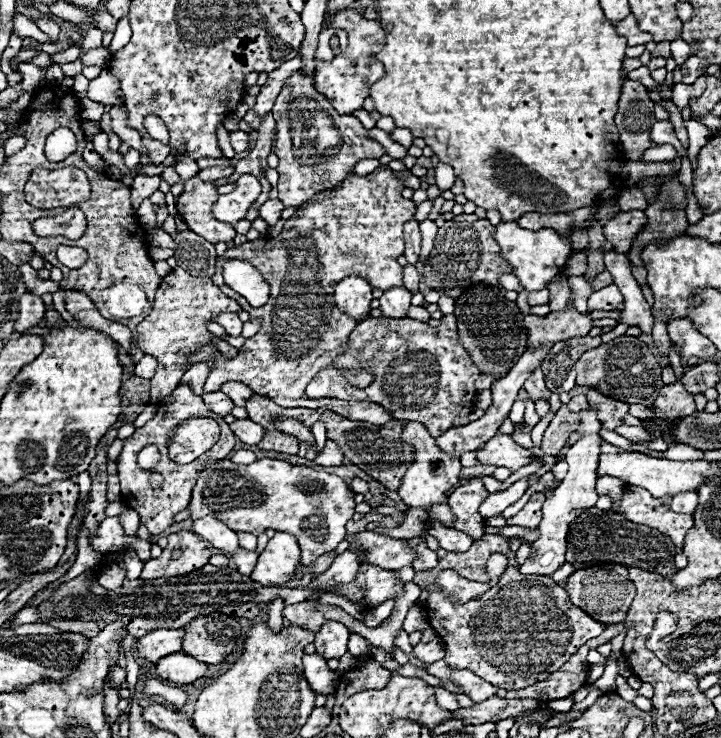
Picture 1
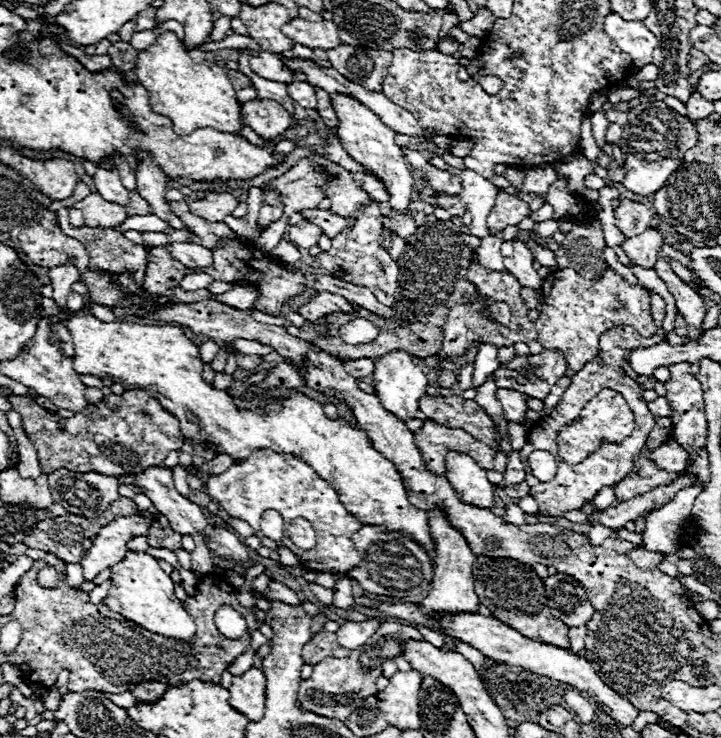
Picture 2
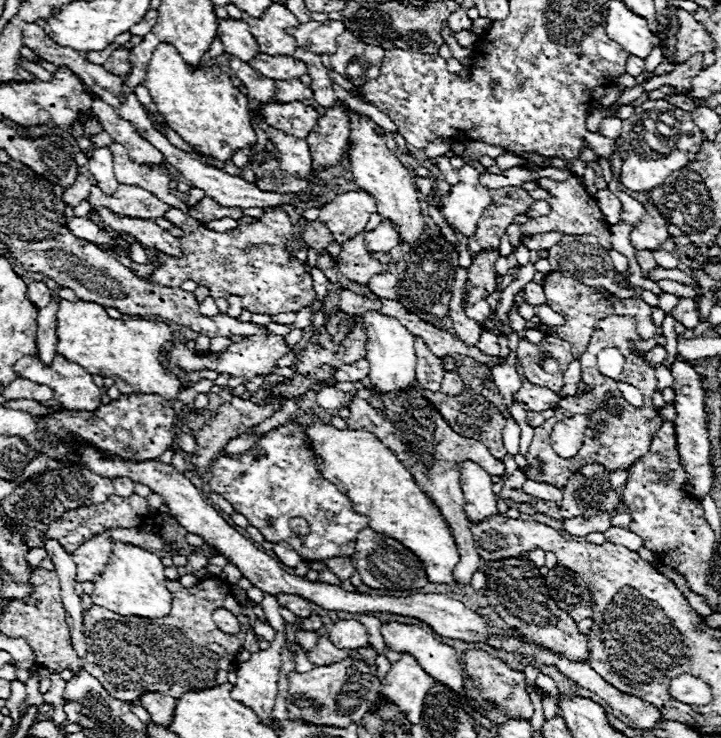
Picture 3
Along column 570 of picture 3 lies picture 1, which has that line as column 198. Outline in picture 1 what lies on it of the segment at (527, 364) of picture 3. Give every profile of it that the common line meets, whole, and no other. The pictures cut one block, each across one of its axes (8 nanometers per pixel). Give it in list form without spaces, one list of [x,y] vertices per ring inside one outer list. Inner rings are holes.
[[[380,166],[378,170],[374,170],[372,174],[368,174],[364,178],[350,174],[342,182],[340,188],[320,192],[312,200],[308,200],[308,204],[304,204],[300,210],[296,210],[296,214],[290,220],[286,220],[286,228],[282,230],[282,234],[278,238],[252,240],[252,242],[246,242],[244,246],[230,248],[222,256],[216,258],[212,282],[228,298],[234,298],[236,302],[240,302],[242,310],[246,310],[252,318],[262,318],[262,328],[258,330],[256,336],[246,340],[246,344],[240,348],[240,356],[234,360],[226,360],[222,354],[218,354],[218,358],[212,358],[210,350],[192,354],[192,364],[200,362],[200,360],[208,360],[214,366],[214,370],[206,378],[204,392],[218,392],[220,386],[226,382],[244,382],[256,394],[274,400],[282,408],[304,408],[304,406],[306,408],[324,408],[324,410],[328,408],[348,420],[364,420],[364,422],[370,422],[376,426],[392,420],[392,416],[388,412],[384,412],[384,408],[380,408],[380,404],[338,399],[327,401],[327,398],[310,399],[304,394],[304,390],[306,390],[308,382],[316,376],[316,372],[320,372],[322,368],[328,368],[328,364],[332,364],[340,354],[344,354],[348,350],[348,336],[356,326],[356,322],[352,318],[344,316],[344,312],[340,312],[332,304],[332,292],[334,292],[336,282],[340,282],[346,276],[362,276],[372,284],[373,288],[402,288],[404,286],[402,284],[402,266],[396,262],[396,258],[400,254],[404,254],[402,226],[414,218],[416,206],[412,200],[406,200],[400,196],[402,190],[404,190],[402,182],[394,176],[394,172],[388,166]],[[228,258],[246,260],[262,272],[262,276],[266,278],[266,282],[272,288],[270,300],[264,306],[252,308],[240,294],[236,294],[222,282],[222,264]]]

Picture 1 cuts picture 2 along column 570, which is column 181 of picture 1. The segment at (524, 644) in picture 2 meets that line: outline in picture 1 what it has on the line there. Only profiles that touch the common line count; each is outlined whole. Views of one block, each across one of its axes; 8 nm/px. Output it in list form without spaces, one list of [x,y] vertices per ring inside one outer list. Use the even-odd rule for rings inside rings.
[[[184,652],[168,654],[156,662],[158,678],[174,684],[192,684],[198,678],[206,676],[206,670],[208,670],[208,664],[202,664],[200,660]]]

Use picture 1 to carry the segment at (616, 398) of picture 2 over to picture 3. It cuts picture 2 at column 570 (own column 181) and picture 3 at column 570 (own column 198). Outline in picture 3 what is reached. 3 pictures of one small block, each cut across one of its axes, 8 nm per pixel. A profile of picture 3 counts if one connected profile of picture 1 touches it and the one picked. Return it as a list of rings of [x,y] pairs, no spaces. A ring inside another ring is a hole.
[[[582,414],[560,420],[552,428],[552,448],[566,458],[574,456],[580,450],[580,446],[584,444],[586,428],[588,428],[588,418]]]

